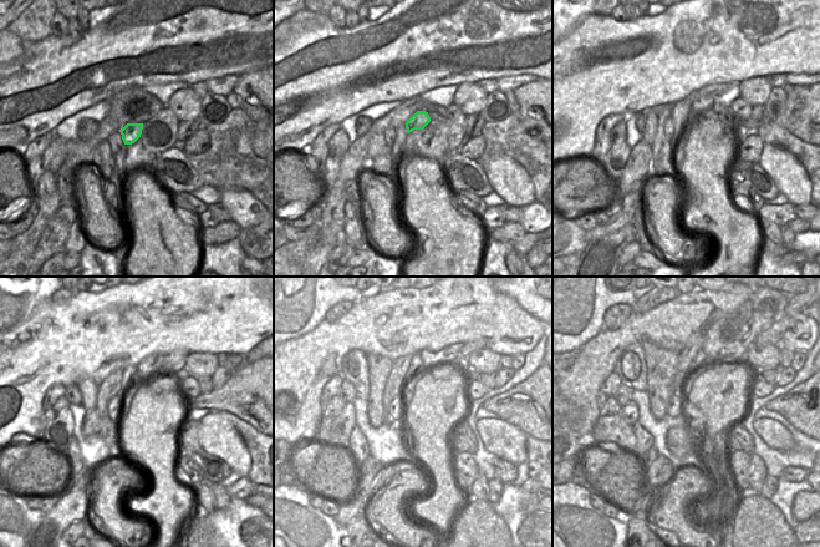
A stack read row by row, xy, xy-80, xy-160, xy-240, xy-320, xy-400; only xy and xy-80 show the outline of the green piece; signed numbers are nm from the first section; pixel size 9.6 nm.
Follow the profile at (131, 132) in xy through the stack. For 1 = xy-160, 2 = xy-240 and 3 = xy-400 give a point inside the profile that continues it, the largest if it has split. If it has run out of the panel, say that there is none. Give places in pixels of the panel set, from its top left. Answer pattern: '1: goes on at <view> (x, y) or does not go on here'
1: goes on at xy-160 (701, 107)
2: goes on at xy-240 (166, 366)
3: goes on at xy-400 (773, 335)

